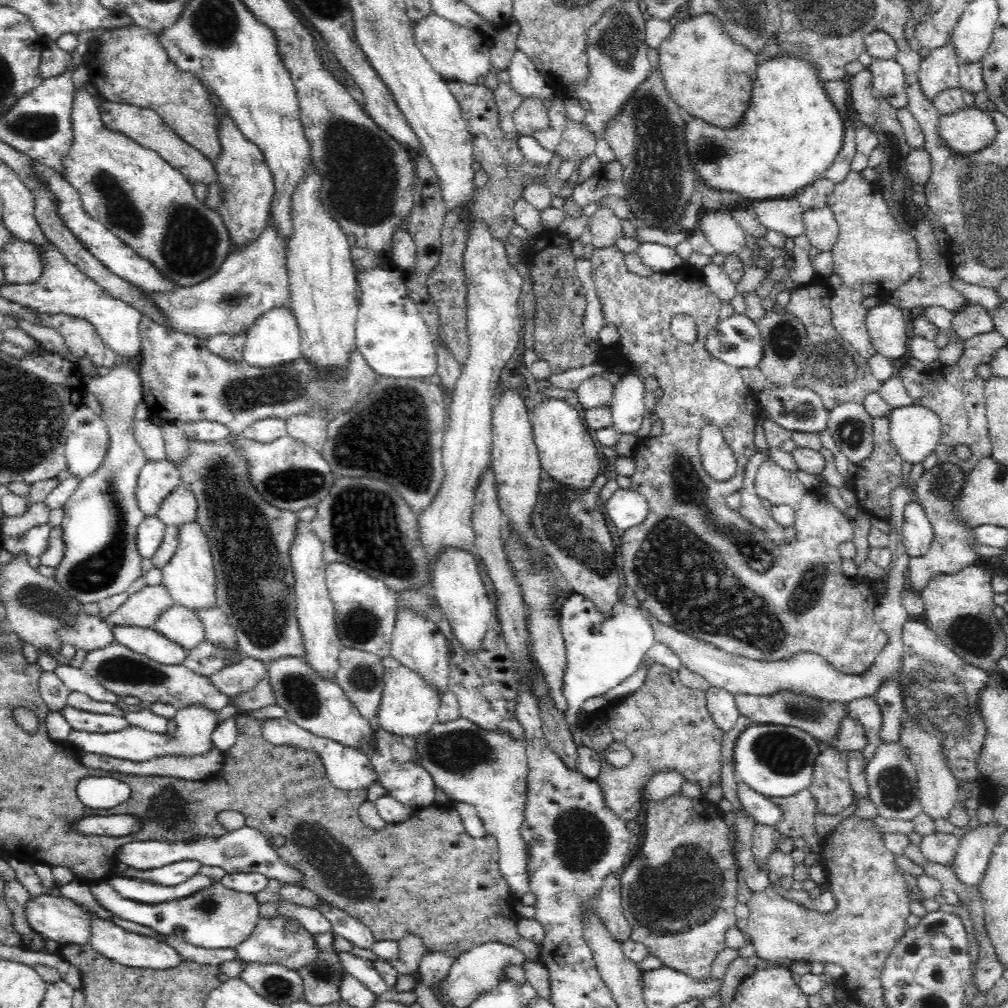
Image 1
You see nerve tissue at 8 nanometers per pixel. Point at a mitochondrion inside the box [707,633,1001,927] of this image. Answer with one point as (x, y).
(939, 691)

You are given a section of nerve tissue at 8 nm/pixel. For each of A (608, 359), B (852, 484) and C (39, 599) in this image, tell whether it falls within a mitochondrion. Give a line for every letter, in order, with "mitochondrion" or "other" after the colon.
A: other
B: other
C: mitochondrion

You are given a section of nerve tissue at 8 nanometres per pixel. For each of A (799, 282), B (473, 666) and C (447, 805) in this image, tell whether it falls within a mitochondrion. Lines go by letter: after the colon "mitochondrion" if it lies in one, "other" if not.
A: other
B: other
C: other

